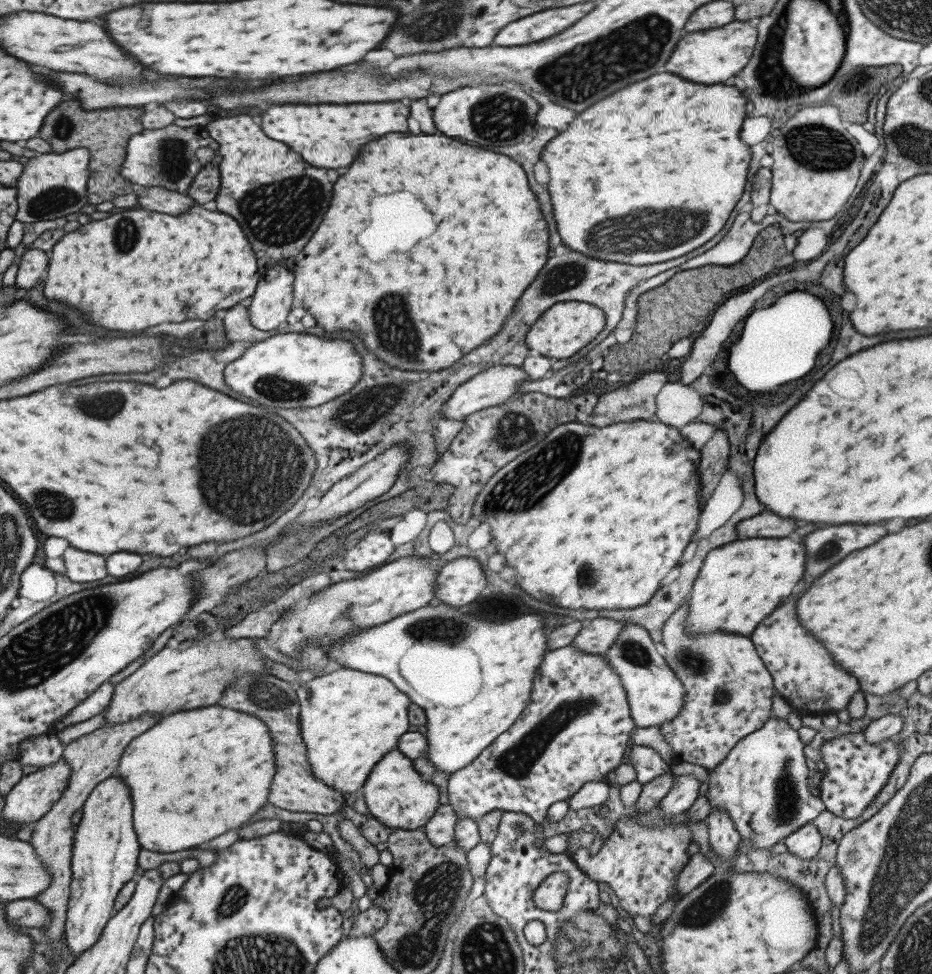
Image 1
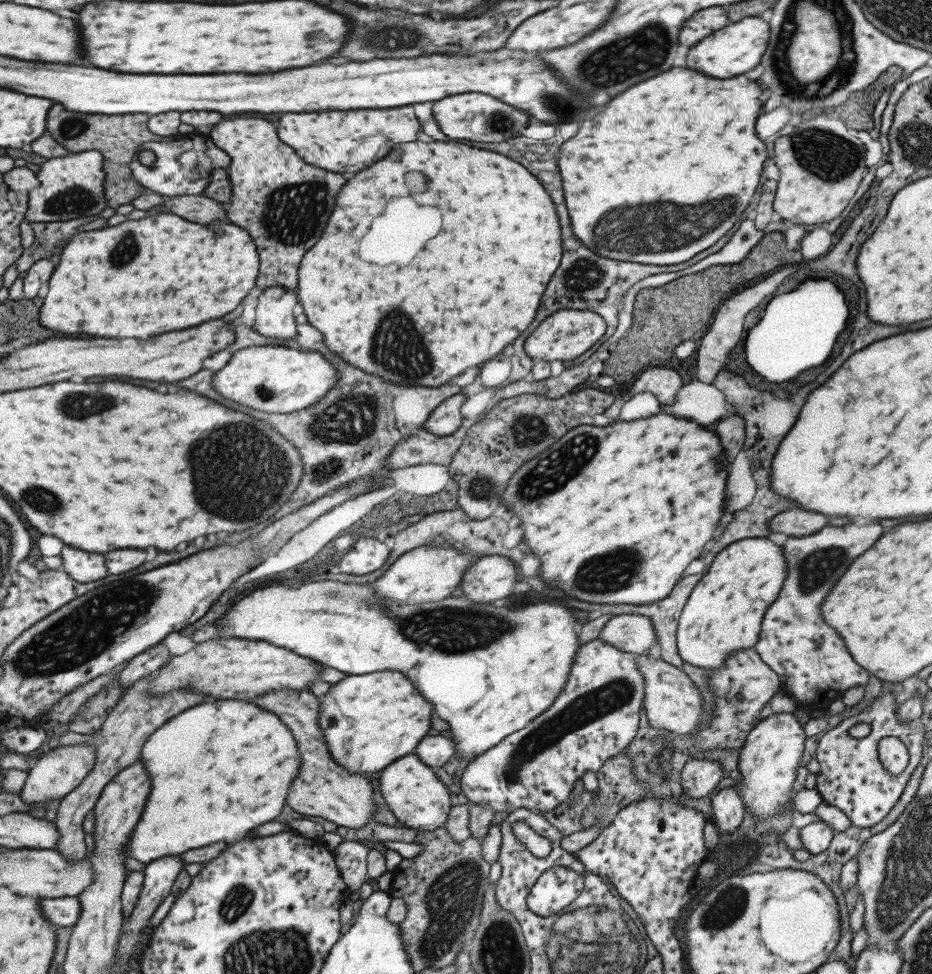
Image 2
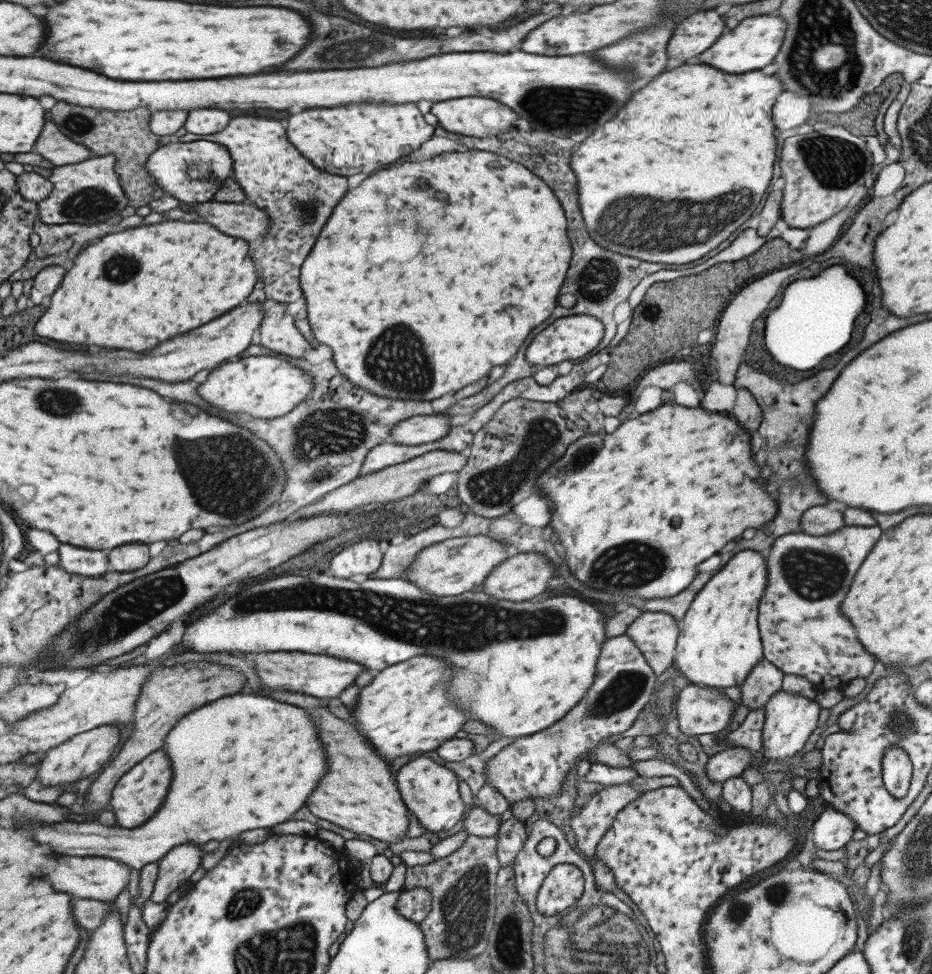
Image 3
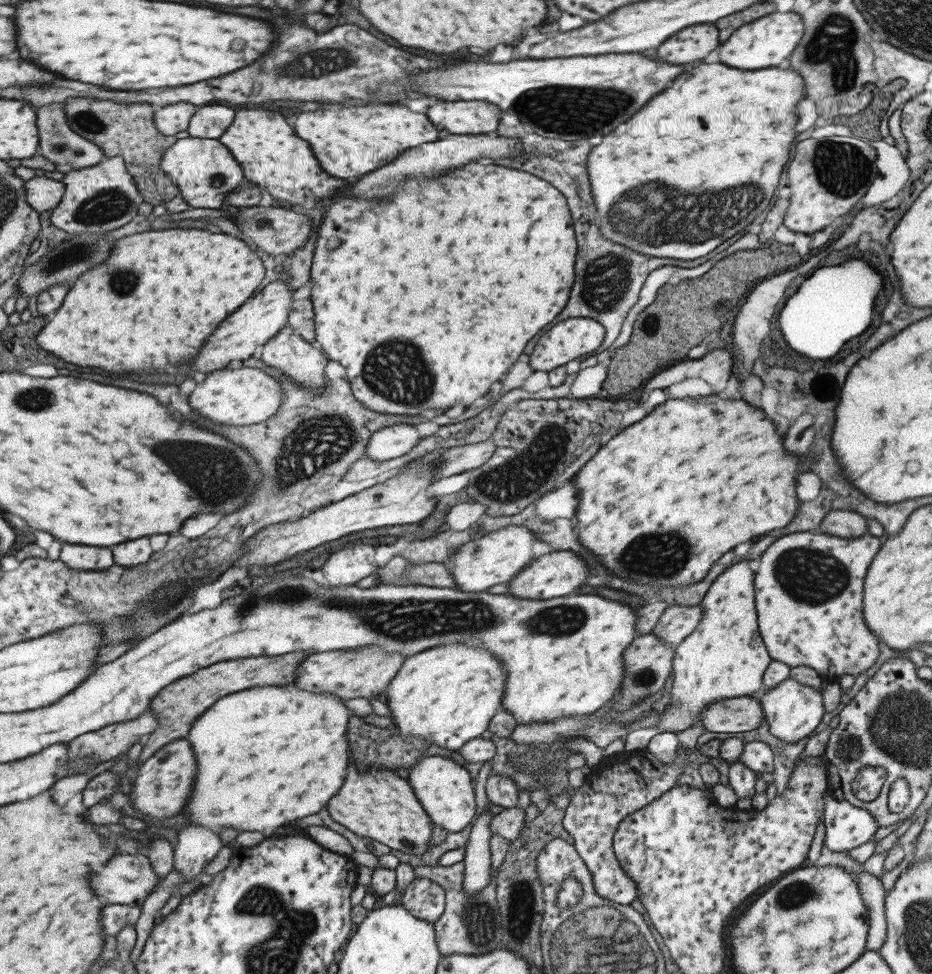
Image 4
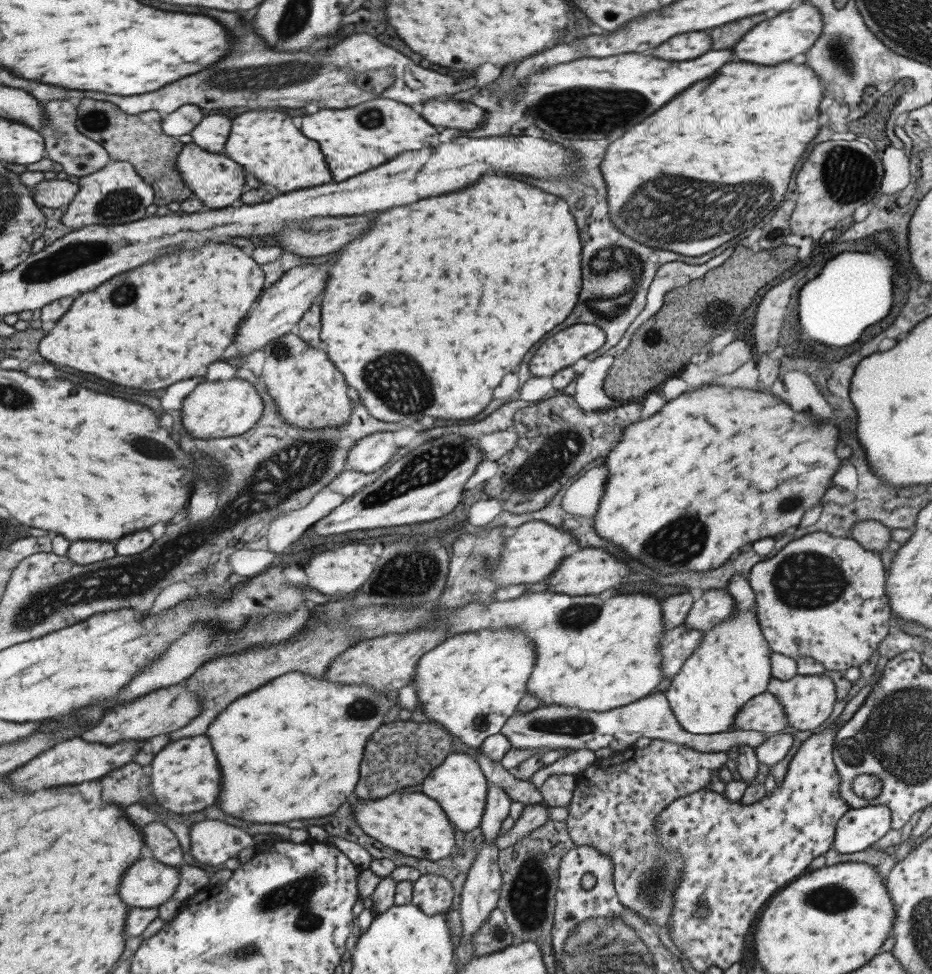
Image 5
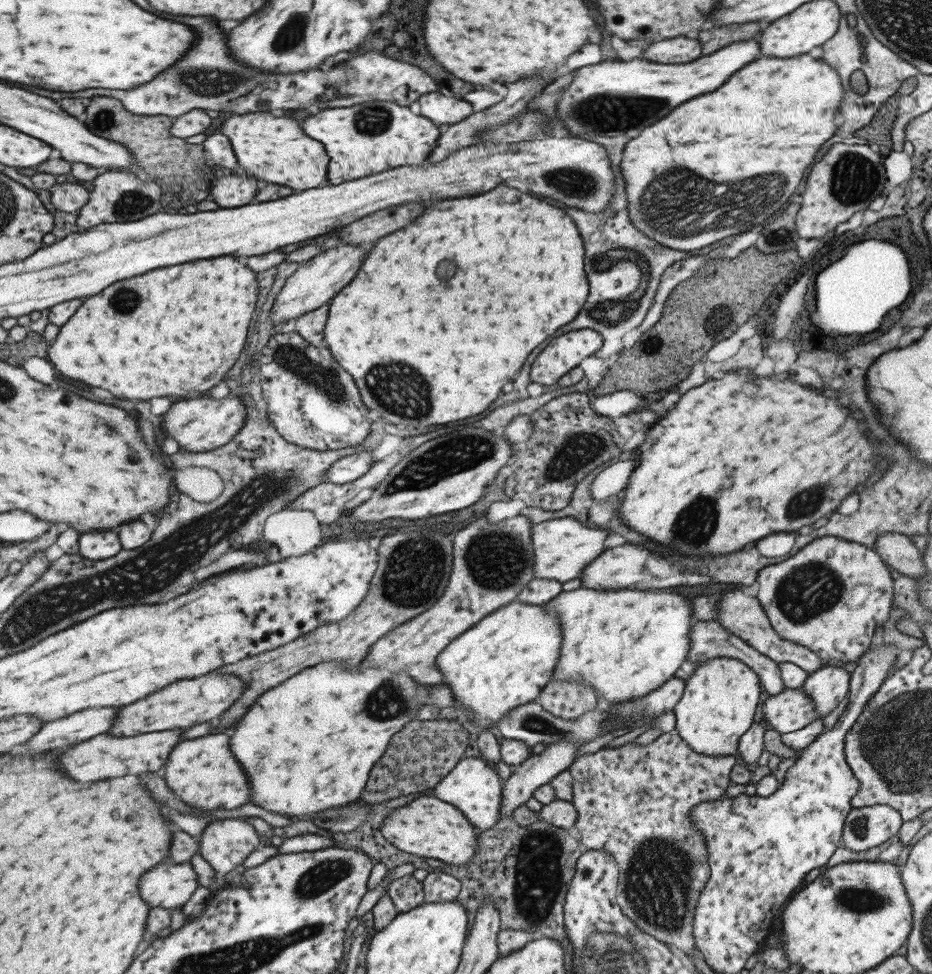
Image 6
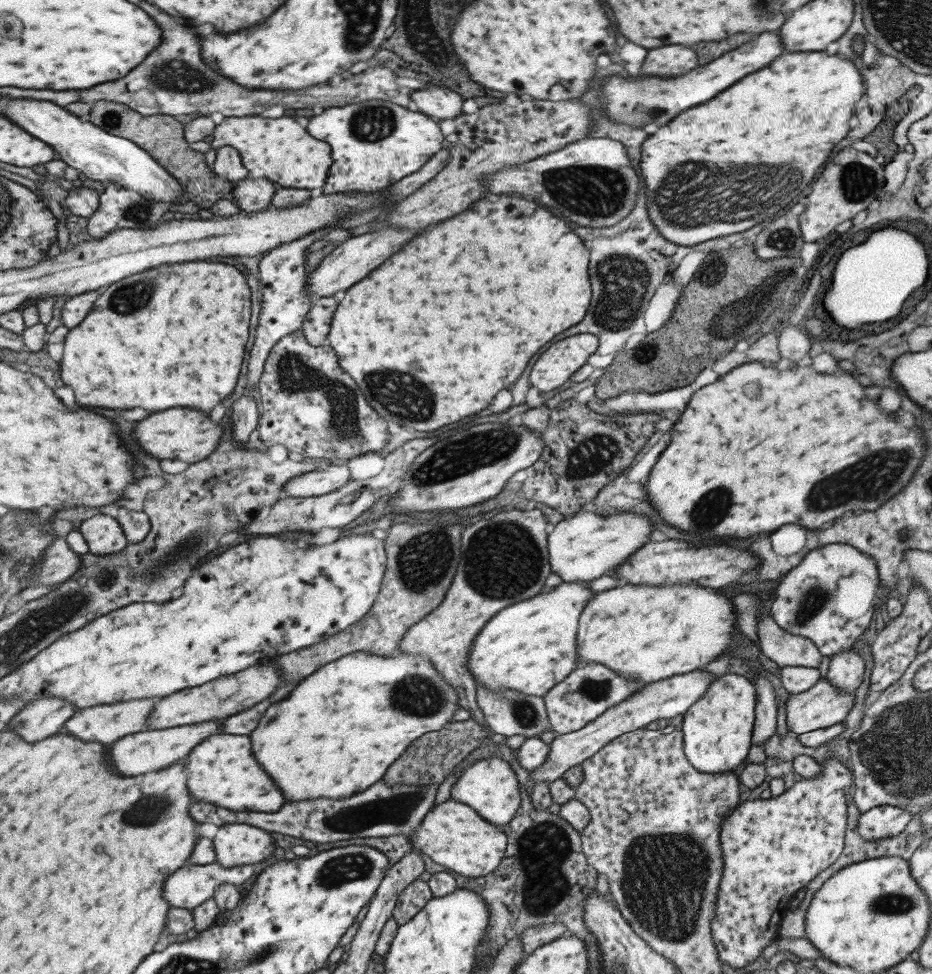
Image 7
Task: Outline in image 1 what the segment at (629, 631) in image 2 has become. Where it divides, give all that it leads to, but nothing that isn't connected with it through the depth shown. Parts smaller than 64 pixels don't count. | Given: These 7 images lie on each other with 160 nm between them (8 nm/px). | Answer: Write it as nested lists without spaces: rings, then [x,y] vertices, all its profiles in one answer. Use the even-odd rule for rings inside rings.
[[[606,615],[587,620],[582,619],[581,623],[570,646],[591,654],[603,654],[625,624],[624,621],[613,620]]]

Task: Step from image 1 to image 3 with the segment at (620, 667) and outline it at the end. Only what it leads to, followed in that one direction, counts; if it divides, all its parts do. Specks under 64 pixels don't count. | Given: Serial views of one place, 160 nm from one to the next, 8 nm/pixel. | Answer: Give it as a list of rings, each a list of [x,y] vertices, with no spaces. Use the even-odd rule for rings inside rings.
[[[688,684],[674,700],[679,732],[684,735],[718,733],[732,722],[734,704],[714,688]]]

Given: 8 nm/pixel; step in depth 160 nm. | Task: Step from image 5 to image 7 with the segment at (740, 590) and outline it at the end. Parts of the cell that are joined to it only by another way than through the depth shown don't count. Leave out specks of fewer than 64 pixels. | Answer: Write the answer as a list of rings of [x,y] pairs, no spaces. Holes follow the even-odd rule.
[[[718,673],[717,680],[709,684],[703,698],[695,700],[682,714],[682,751],[687,762],[703,774],[717,774],[737,770],[745,760],[751,746],[754,724],[755,688],[739,674]]]

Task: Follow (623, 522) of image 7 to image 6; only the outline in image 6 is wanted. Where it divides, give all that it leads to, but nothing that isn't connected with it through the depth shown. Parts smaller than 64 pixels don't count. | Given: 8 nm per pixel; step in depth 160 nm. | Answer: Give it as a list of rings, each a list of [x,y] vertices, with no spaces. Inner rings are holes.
[[[563,517],[531,525],[532,569],[534,578],[556,580],[563,583],[577,578],[583,567],[592,561],[603,548],[603,540],[610,534],[608,530],[594,528],[591,524],[579,522],[571,517]]]

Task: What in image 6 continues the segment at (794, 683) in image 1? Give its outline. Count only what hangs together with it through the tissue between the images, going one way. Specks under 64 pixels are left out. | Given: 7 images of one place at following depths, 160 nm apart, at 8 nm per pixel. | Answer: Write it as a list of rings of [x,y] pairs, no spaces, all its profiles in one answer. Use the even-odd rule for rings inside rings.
[[[837,537],[816,538],[781,562],[764,566],[756,576],[757,595],[763,612],[783,640],[803,645],[820,659],[855,663],[871,647],[871,636],[877,624],[883,624],[892,604],[892,580],[888,566],[873,548]]]

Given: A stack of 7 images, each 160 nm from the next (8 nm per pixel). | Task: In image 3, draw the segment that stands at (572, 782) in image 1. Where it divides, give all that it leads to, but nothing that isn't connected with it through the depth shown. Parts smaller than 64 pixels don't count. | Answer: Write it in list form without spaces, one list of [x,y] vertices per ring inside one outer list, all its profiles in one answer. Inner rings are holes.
[[[625,634],[605,639],[595,662],[594,674],[591,690],[587,690],[585,696],[568,711],[569,713],[559,718],[559,722],[511,742],[485,763],[485,783],[495,788],[509,805],[524,799],[535,799],[535,797],[539,799],[555,797],[562,788],[566,772],[571,768],[572,763],[580,758],[587,760],[588,754],[594,752],[599,745],[603,745],[609,737],[615,737],[627,731],[633,725],[637,715],[649,704],[656,688],[655,673],[645,663],[636,644],[633,644]]]

